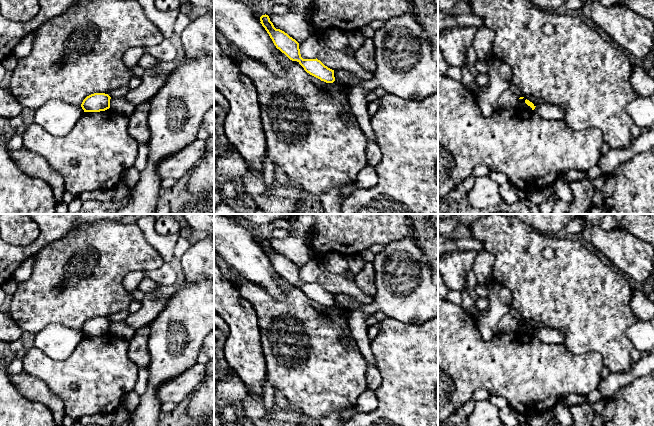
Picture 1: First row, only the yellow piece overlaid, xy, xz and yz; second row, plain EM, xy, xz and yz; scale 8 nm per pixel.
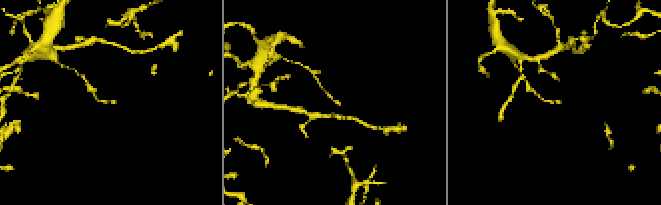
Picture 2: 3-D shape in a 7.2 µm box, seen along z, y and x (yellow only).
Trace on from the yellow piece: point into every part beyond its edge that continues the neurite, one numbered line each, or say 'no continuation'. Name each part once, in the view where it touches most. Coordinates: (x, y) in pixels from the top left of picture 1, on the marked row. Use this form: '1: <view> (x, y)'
no continuation

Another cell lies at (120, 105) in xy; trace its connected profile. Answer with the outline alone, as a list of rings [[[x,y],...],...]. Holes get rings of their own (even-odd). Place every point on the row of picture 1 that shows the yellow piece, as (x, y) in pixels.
[[[112,97],[110,99],[110,109],[127,117],[131,116],[135,107],[135,105],[128,102],[124,97]]]

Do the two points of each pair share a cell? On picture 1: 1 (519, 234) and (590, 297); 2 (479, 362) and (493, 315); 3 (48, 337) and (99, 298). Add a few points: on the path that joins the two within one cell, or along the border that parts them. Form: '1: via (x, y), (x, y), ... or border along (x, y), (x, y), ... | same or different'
1: via (537, 252), (572, 287) | same
2: border along (476, 318), (481, 337), (490, 341) | different
3: border along (80, 329), (49, 323), (40, 331) | different

